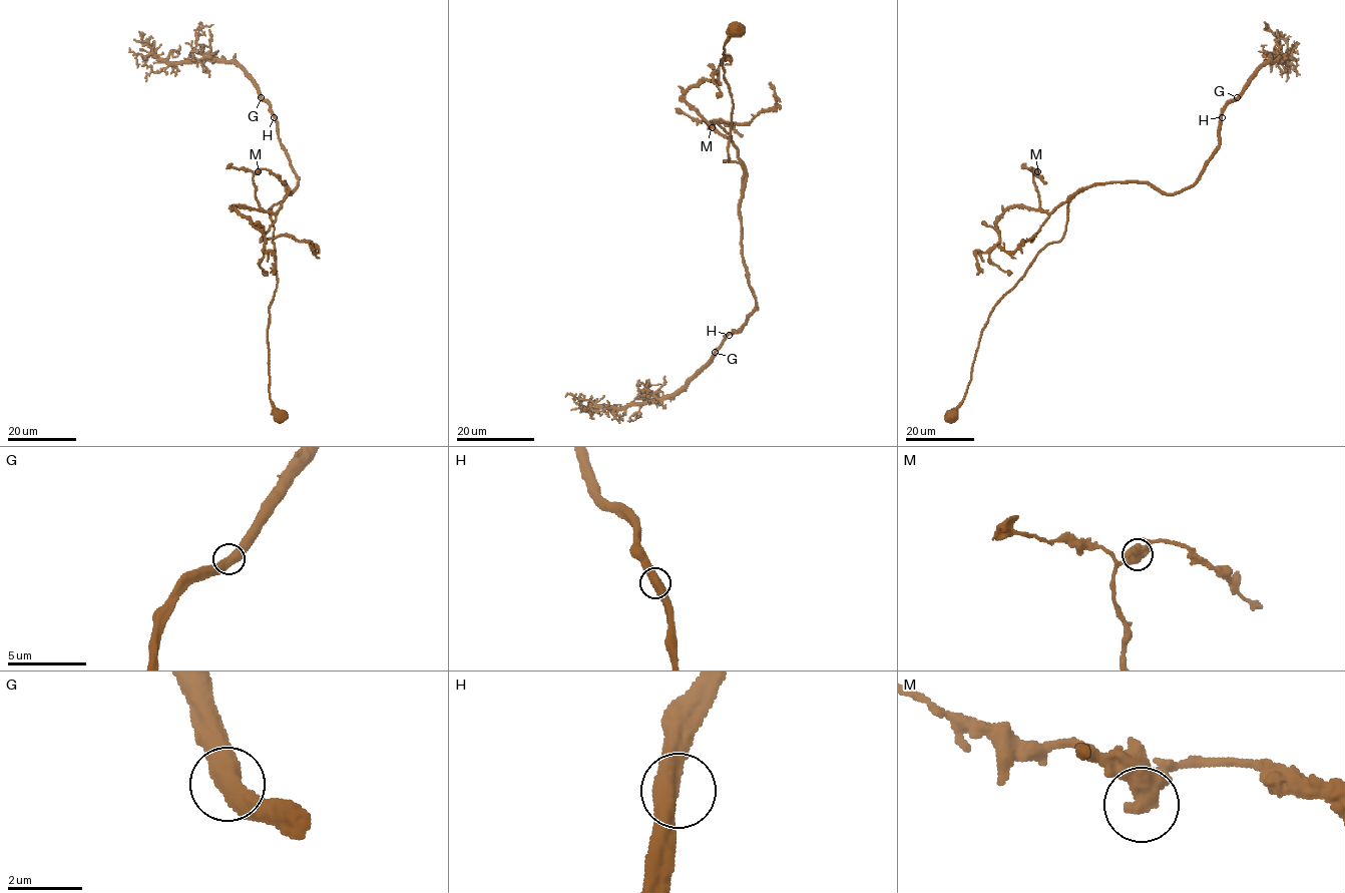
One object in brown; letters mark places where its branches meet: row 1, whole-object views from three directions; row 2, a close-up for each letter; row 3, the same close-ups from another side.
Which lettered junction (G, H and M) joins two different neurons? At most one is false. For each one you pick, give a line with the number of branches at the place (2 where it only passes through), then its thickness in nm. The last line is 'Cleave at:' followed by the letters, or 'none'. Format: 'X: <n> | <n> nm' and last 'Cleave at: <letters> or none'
Cleave at: none

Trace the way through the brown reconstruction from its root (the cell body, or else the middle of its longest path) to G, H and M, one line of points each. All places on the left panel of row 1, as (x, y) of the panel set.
G: (281, 416), (269, 395), (277, 285), (270, 208), (285, 198), (283, 183), (290, 193), (298, 177), (261, 97)
H: (281, 416), (269, 395), (277, 285), (270, 208), (285, 198), (283, 183), (290, 193), (298, 177), (274, 116)
M: (281, 416), (269, 395), (268, 327), (277, 285), (270, 208), (283, 200), (275, 212), (260, 206), (258, 171)

